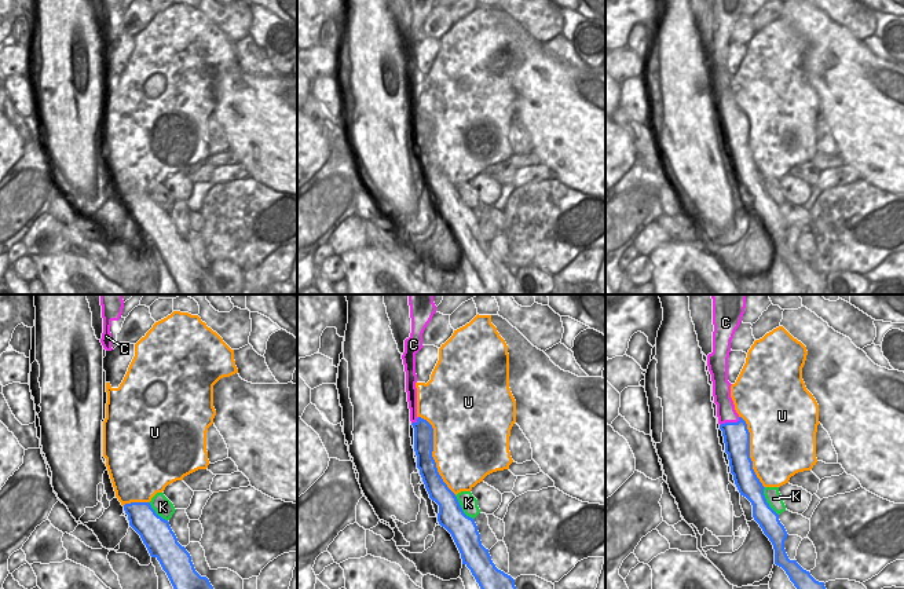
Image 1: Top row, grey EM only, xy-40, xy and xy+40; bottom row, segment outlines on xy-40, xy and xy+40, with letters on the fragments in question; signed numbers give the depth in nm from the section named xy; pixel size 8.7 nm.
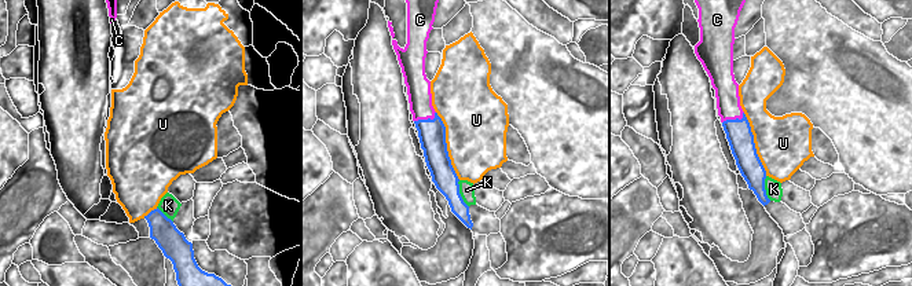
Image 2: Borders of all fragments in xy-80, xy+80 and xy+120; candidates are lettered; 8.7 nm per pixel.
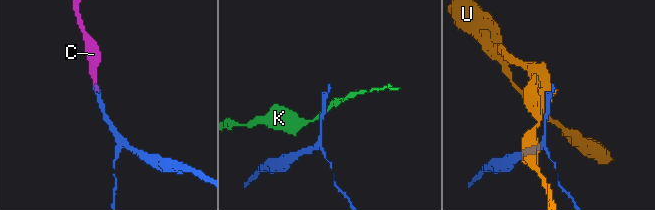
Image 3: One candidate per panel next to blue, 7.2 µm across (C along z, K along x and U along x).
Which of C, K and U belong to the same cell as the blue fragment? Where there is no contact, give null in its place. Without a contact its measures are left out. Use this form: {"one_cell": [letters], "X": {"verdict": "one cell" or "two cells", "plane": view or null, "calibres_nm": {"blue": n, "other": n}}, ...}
{"one_cell": ["C"], "C": {"verdict": "one cell", "plane": "xy+40", "calibres_nm": {"blue": 240, "other": 170}}, "K": {"verdict": "two cells", "plane": "xy", "calibres_nm": {"blue": 240, "other": 150}}, "U": {"verdict": "two cells", "plane": "xy", "calibres_nm": {"blue": 170, "other": 460}}}

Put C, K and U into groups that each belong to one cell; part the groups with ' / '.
C / K / U

